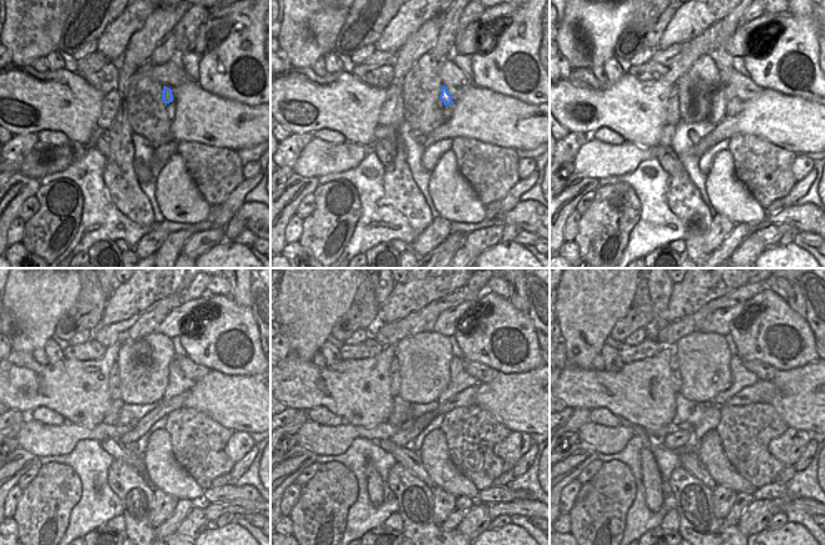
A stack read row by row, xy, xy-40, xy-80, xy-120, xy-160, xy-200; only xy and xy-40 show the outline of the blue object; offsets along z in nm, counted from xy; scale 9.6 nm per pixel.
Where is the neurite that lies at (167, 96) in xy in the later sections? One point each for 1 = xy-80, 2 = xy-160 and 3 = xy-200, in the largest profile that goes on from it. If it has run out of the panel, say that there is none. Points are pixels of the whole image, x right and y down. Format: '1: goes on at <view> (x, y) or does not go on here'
1: goes on at xy-80 (734, 105)
2: goes on at xy-160 (460, 379)
3: goes on at xy-200 (742, 378)

